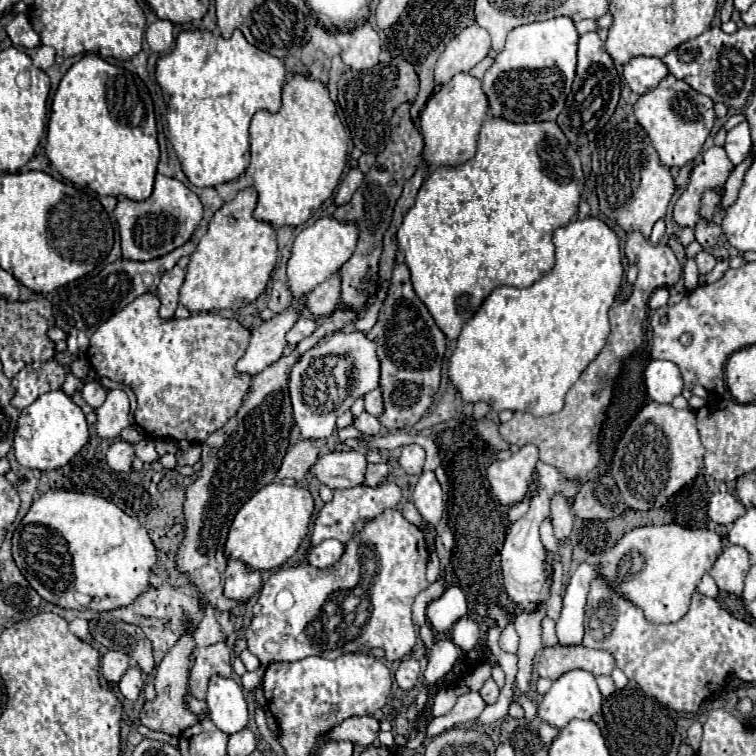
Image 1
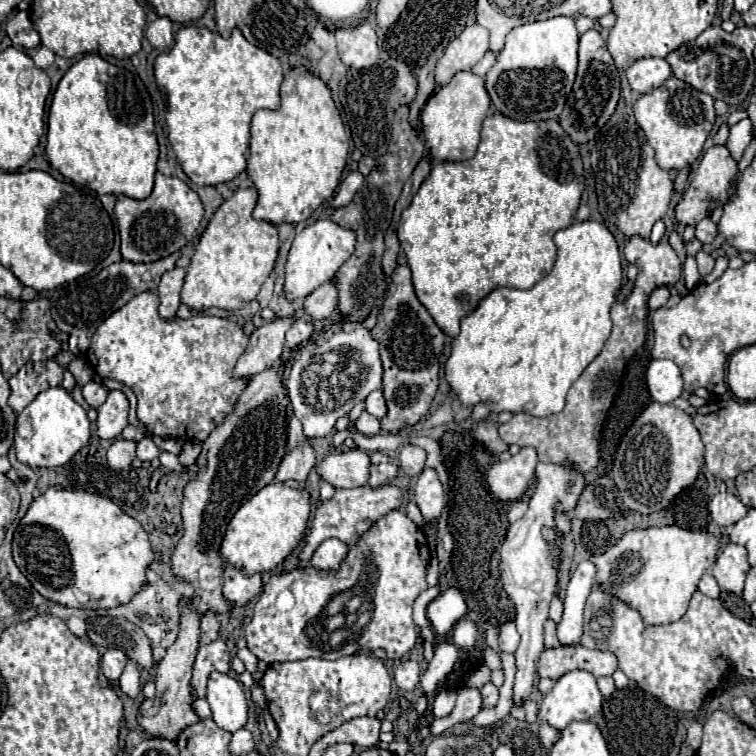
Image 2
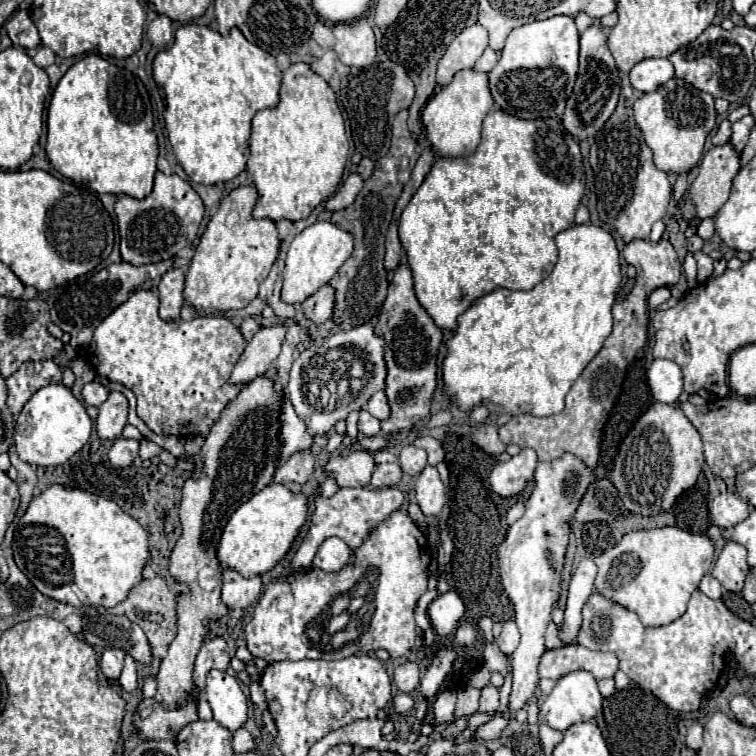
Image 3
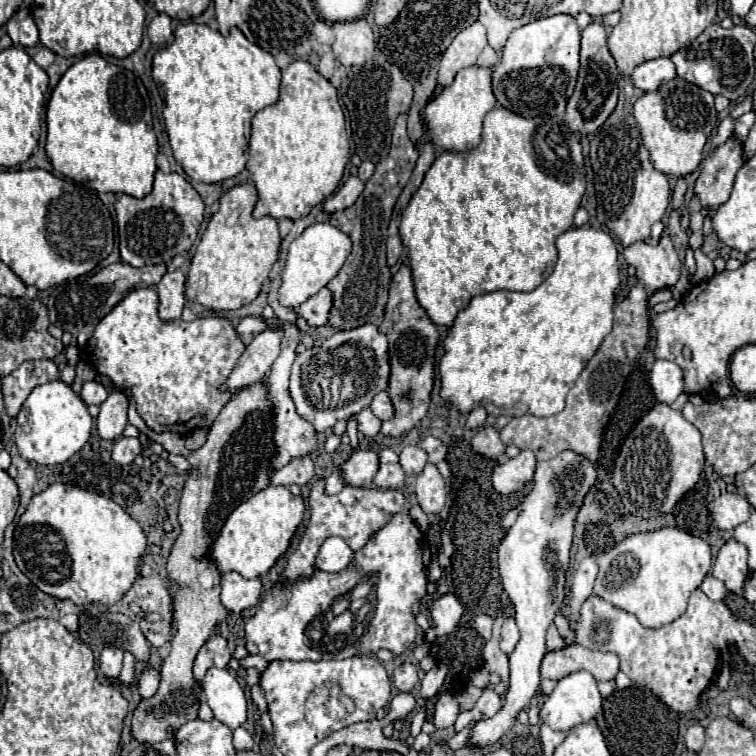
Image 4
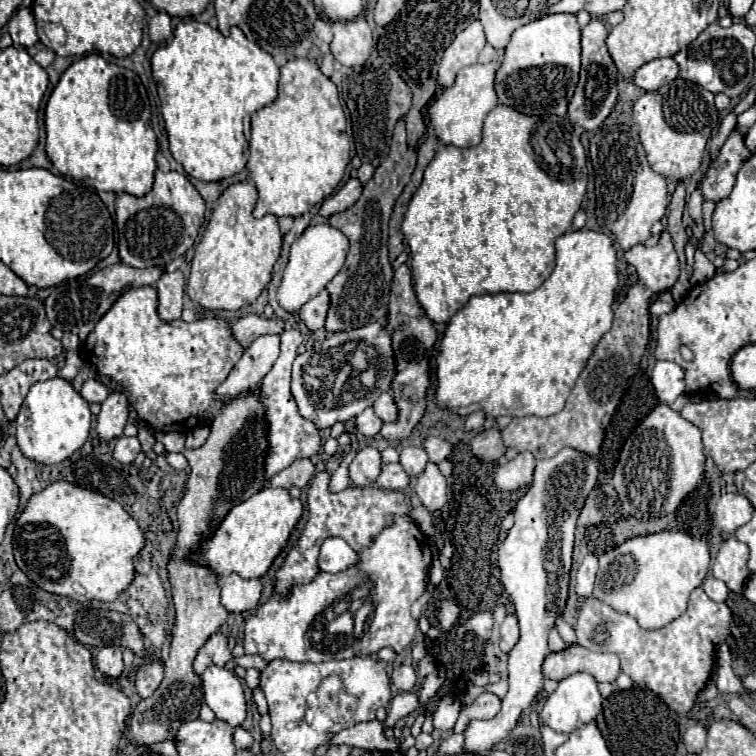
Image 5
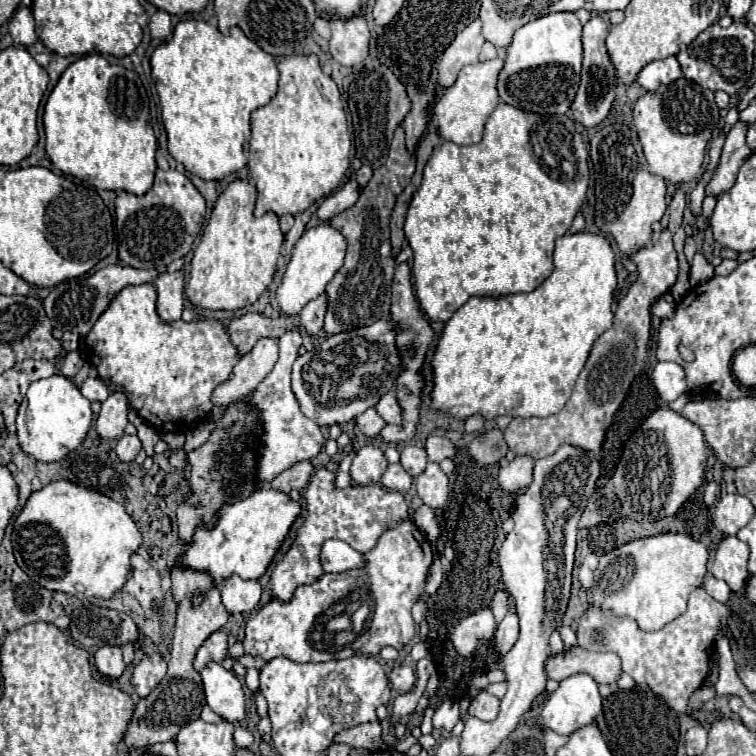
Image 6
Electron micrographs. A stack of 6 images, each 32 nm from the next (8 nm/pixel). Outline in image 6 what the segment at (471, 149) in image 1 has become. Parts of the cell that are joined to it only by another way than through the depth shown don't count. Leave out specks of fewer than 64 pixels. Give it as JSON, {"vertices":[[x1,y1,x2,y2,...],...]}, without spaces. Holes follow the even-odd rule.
{"vertices":[[492,58,486,62,464,66,460,70,456,84,446,90,446,94,436,102,436,106,432,110,442,140,452,140,460,146,478,144,482,140,484,124,500,100,498,90,496,90,496,82,498,82,498,74,502,68,504,68,504,60]]}

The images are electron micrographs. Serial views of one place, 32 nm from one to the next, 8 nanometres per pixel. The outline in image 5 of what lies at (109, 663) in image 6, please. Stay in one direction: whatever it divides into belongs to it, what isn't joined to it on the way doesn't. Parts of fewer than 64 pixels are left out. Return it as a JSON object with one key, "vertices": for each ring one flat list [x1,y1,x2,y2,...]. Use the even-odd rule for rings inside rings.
{"vertices":[[104,646,98,654,96,654,96,668,110,678,118,678,124,670,122,664,122,650,118,646]]}

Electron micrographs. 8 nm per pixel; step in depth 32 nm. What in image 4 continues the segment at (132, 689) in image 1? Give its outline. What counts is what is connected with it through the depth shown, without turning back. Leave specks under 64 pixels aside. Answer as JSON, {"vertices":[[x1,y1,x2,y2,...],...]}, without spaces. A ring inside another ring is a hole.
{"vertices":[[124,652,124,668,120,673,120,680,126,682,126,684,132,684,134,682,135,667,134,667,134,656,130,652]]}

